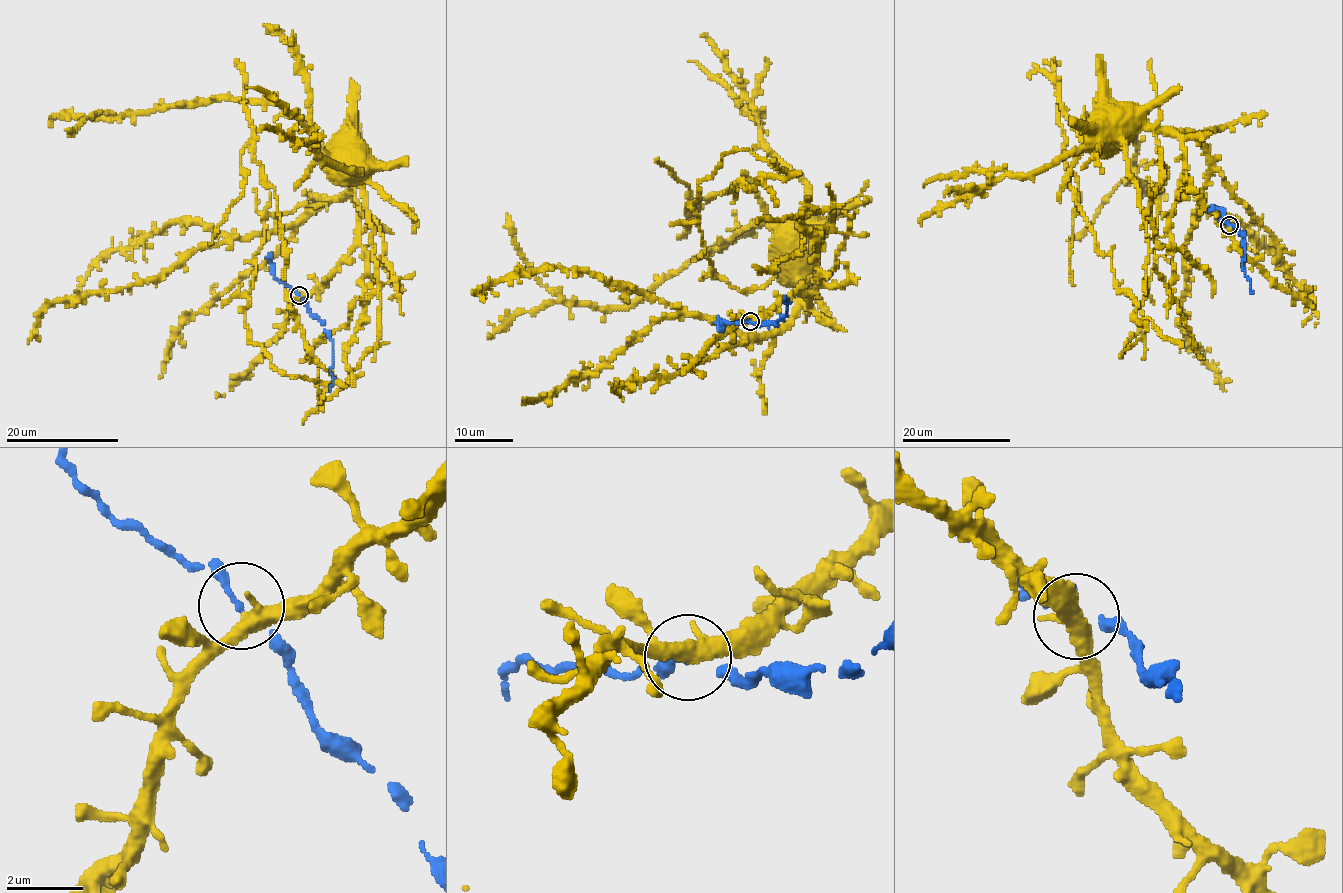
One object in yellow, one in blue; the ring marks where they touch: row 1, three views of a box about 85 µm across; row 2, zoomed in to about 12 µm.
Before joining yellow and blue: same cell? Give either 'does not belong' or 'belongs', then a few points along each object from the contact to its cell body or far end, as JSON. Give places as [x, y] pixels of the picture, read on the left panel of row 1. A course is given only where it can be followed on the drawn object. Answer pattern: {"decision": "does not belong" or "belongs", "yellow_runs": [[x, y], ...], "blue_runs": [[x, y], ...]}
{"decision": "does not belong", "yellow_runs": [[298, 296], [326, 281], [355, 242], [357, 211], [353, 173], [366, 165], [365, 154], [355, 147], [347, 149]], "blue_runs": [[298, 295], [308, 311], [321, 320], [333, 342], [331, 371], [333, 381], [329, 391]]}

